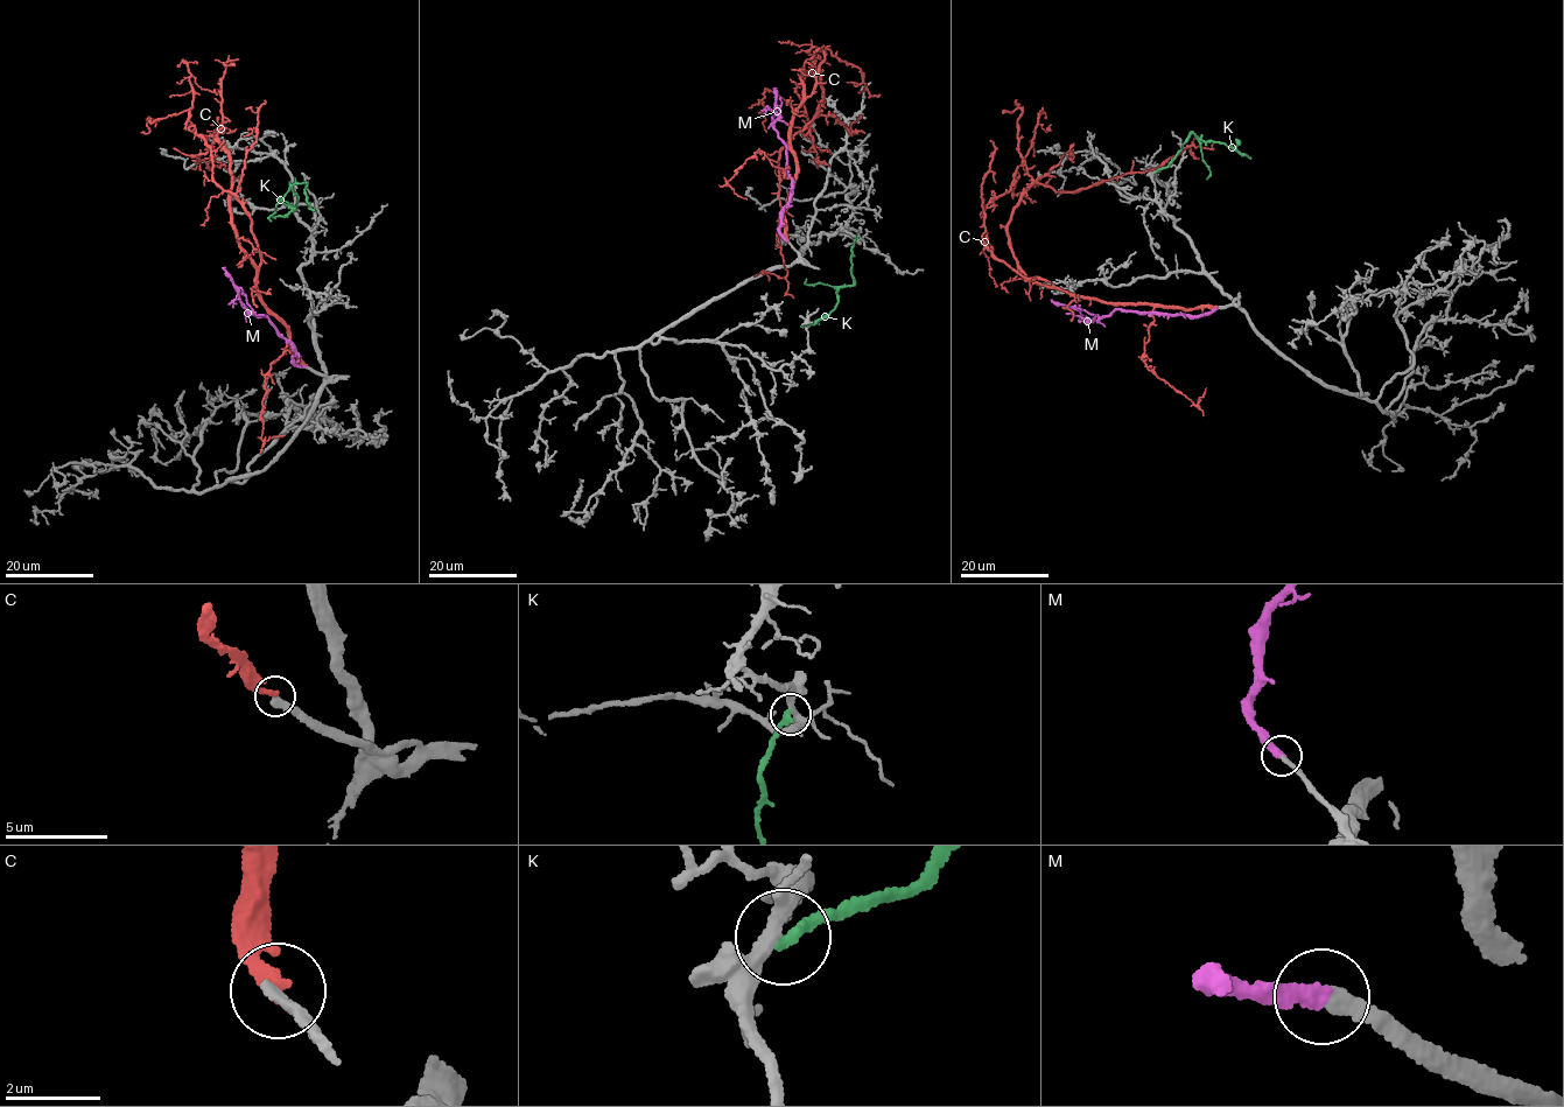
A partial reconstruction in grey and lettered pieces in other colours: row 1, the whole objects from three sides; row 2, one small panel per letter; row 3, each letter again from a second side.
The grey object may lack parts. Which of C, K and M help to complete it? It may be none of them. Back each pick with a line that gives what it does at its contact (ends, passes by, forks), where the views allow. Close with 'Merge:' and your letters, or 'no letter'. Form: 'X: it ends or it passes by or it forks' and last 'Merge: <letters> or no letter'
M: it ends
Merge: M

